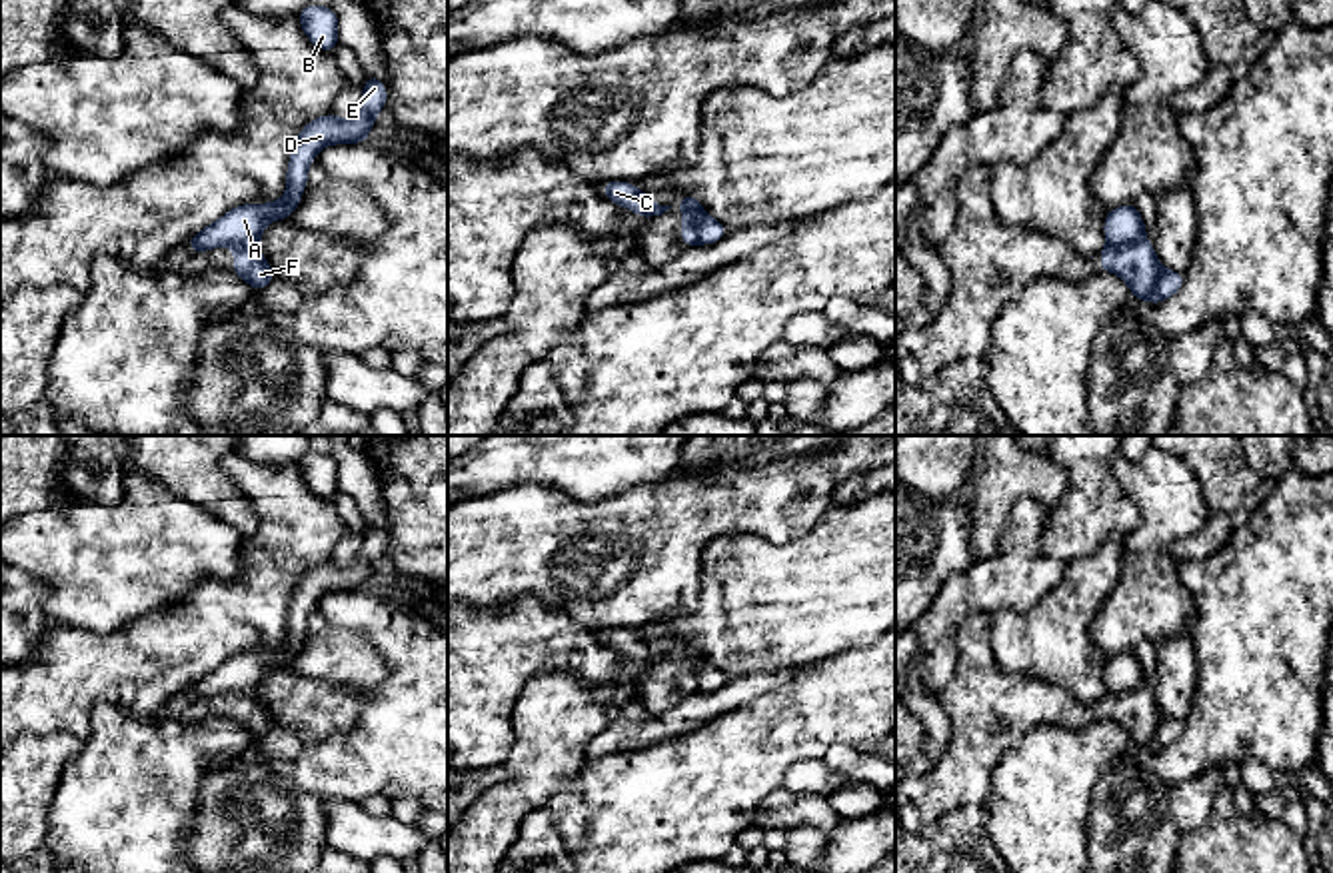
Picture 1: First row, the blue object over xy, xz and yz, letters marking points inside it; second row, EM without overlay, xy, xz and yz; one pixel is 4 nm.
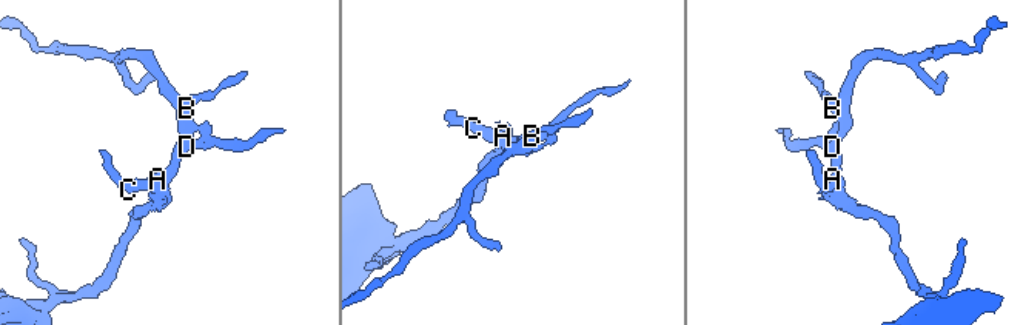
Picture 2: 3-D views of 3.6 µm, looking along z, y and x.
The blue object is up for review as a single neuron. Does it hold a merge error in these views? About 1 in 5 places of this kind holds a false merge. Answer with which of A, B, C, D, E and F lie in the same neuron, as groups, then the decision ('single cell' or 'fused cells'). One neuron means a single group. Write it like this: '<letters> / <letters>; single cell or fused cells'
A B C D E / F; fused cells

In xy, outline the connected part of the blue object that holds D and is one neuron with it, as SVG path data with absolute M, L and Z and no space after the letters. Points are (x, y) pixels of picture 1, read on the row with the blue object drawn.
M370 74L362 88L360 112L354 118L340 120L328 112L302 128L290 154L286 196L280 202L244 204L228 210L218 222L186 240L190 250L198 256L200 252L228 244L260 252L264 226L292 218L296 212L308 182L308 166L314 162L318 150L332 144L370 142L370 128L384 106L388 106L388 90L378 76Z

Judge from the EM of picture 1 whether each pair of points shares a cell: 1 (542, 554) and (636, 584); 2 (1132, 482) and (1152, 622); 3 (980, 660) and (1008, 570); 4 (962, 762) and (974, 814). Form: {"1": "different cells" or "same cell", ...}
{"1": "same cell", "2": "same cell", "3": "different cells", "4": "different cells"}

